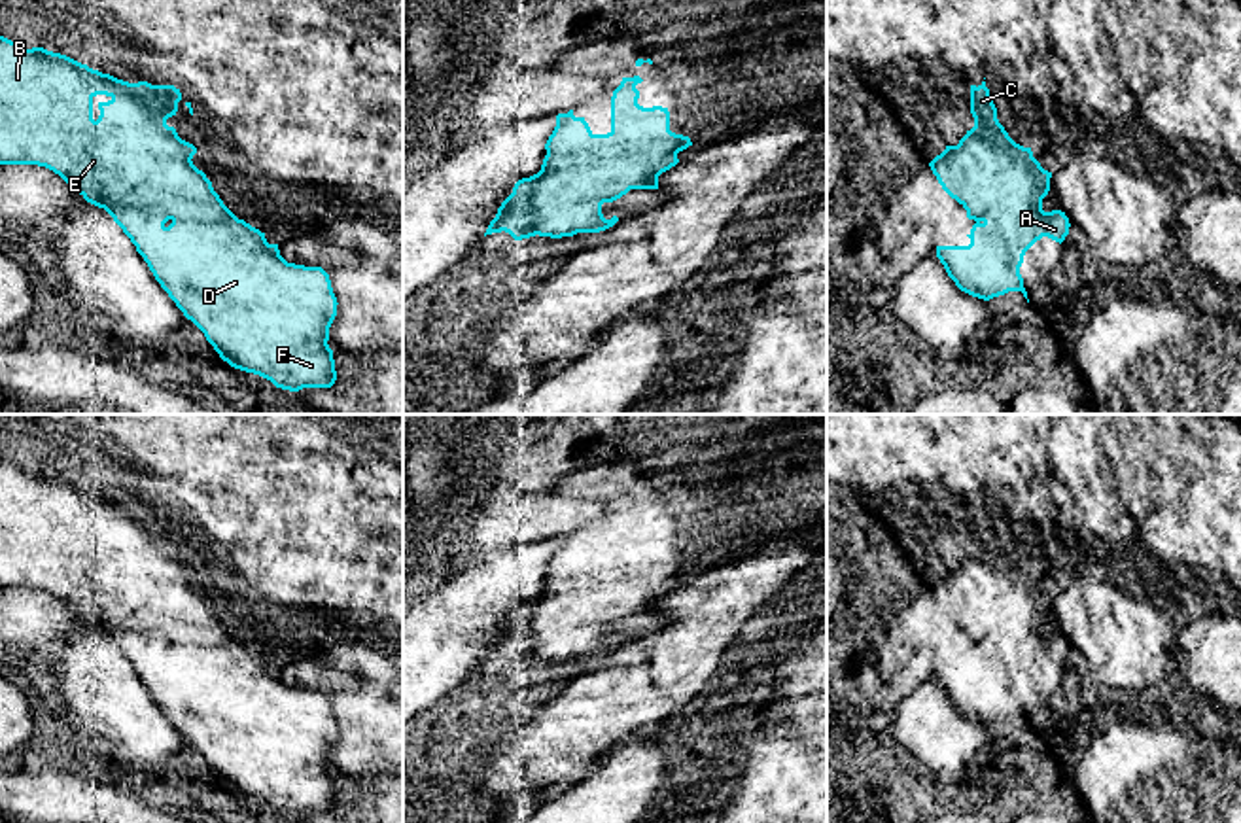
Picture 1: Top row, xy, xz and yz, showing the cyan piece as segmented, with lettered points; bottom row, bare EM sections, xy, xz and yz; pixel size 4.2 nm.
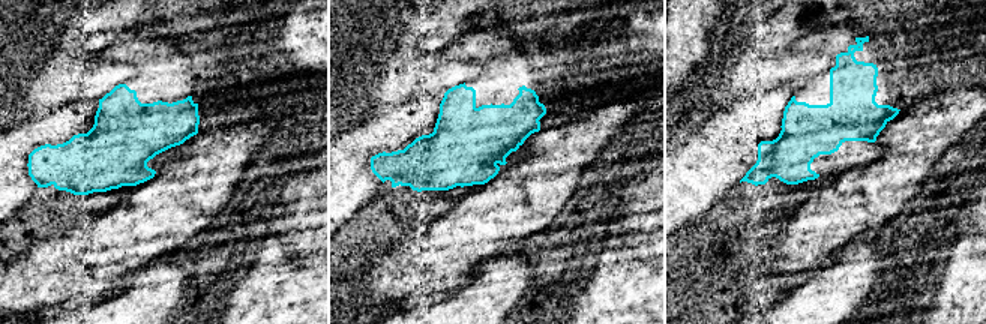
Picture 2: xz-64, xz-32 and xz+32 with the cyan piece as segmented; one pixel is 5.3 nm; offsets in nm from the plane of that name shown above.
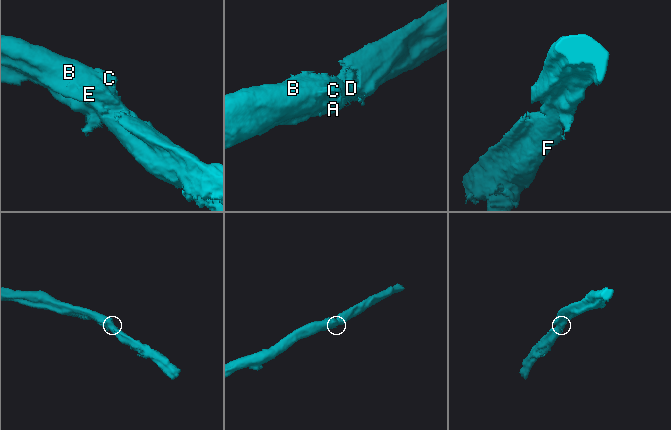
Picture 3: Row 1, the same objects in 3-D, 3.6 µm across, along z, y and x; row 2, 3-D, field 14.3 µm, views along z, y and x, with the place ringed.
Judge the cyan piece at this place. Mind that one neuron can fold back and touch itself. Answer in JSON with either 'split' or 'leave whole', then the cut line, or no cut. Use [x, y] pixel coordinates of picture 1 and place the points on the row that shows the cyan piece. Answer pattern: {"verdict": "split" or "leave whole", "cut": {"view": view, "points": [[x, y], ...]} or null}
{"verdict": "leave whole", "cut": null}

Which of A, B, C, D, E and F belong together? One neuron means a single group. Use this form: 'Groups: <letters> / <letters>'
Groups: A B C D E F

